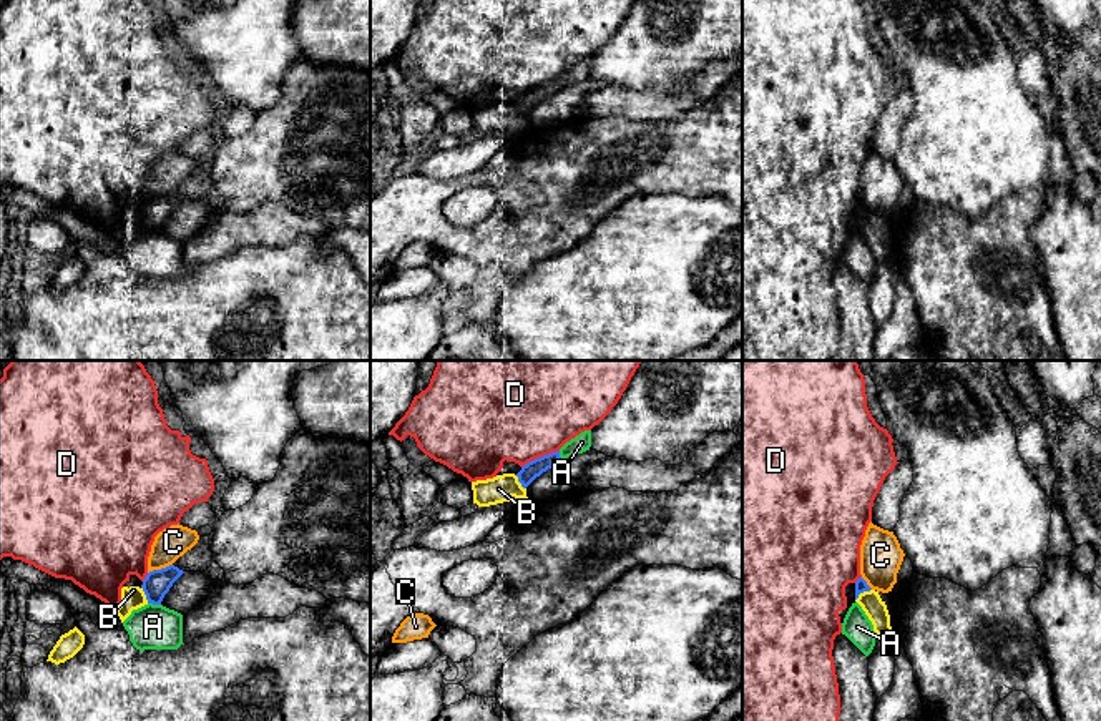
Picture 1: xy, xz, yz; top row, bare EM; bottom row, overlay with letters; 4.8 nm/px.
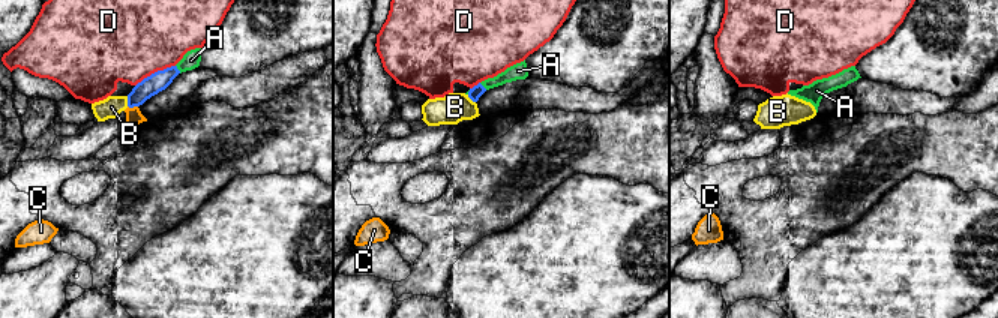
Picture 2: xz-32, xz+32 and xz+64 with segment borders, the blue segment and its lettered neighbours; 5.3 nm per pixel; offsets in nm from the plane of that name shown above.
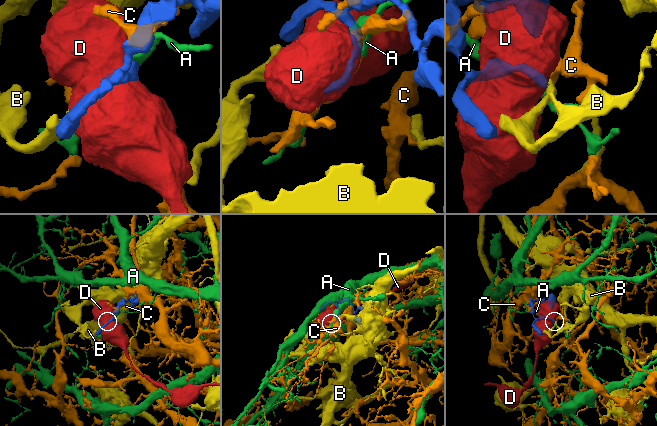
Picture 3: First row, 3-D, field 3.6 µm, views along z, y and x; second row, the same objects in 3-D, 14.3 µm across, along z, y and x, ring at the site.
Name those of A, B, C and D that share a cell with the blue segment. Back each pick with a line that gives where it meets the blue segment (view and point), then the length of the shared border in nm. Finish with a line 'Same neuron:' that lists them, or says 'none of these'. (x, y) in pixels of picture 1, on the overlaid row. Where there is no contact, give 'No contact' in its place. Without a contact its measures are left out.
Same neuron: none of these

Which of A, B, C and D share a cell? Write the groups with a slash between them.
A / B / C / D

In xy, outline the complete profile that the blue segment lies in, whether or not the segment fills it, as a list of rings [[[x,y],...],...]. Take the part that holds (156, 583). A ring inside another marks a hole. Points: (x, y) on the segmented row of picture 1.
[[[174,565],[149,571],[141,585],[148,603],[161,605],[164,595],[183,573],[184,571]]]

